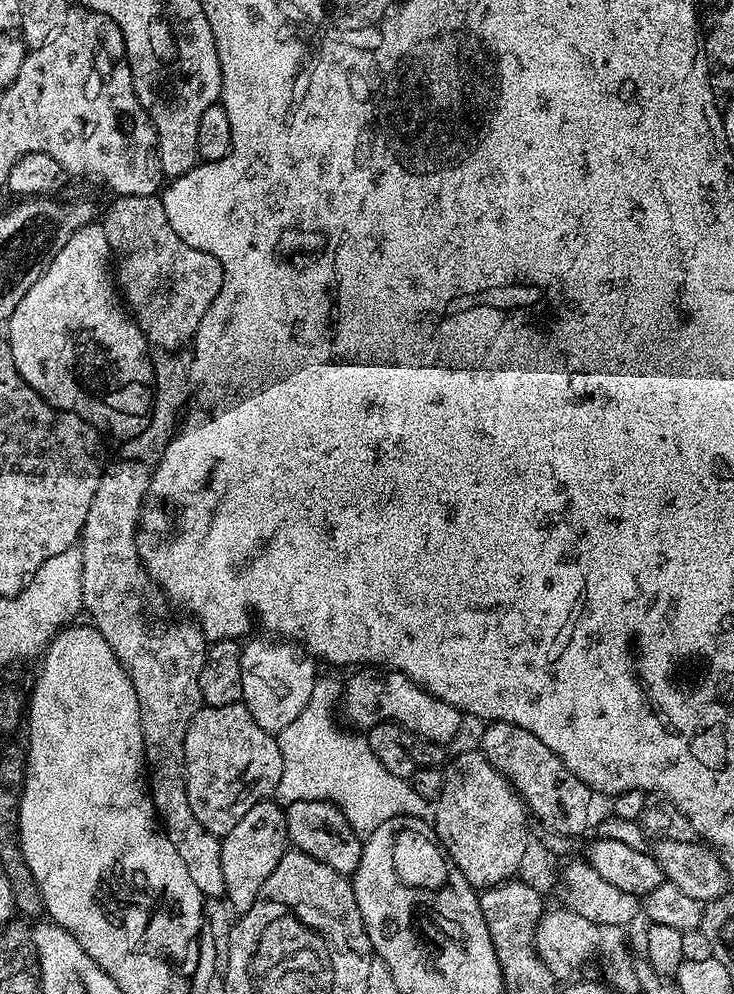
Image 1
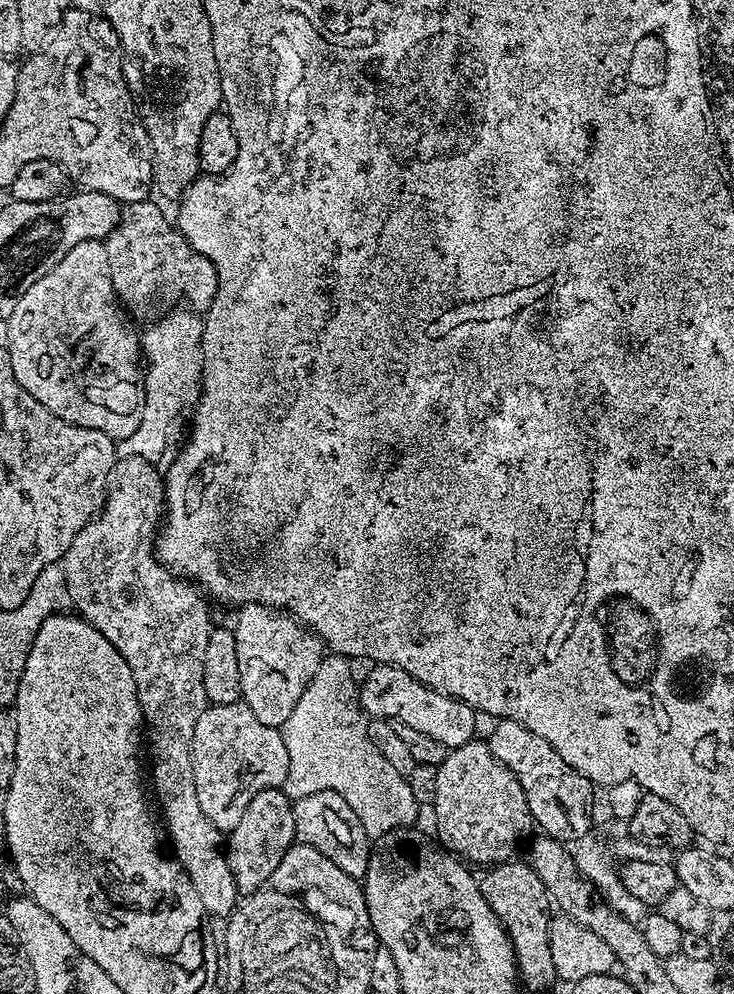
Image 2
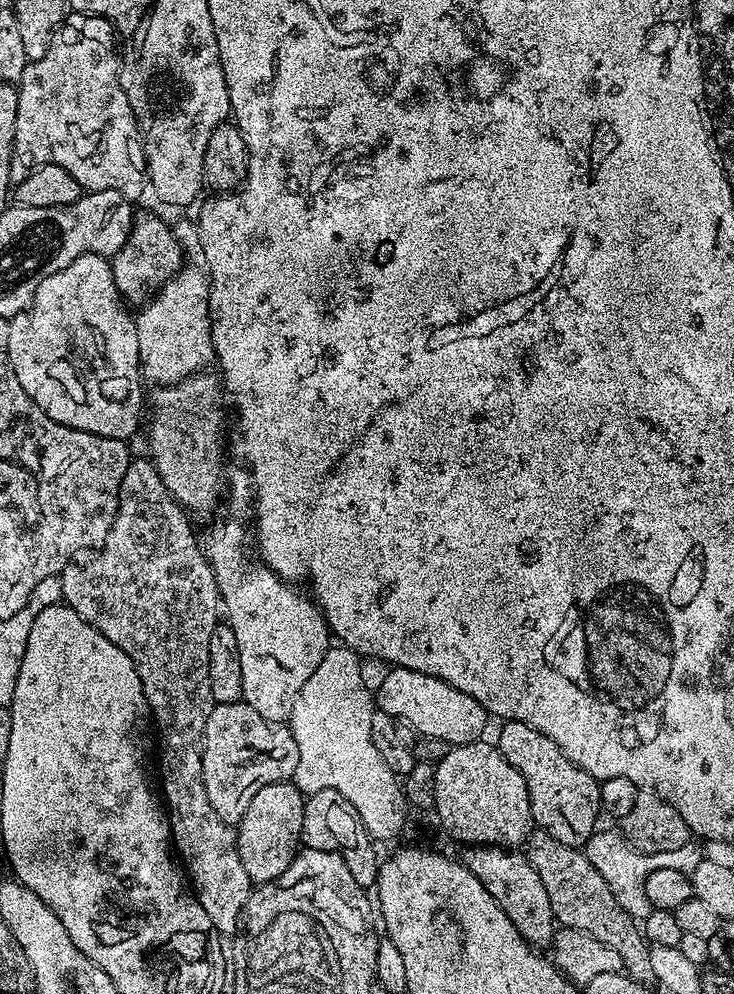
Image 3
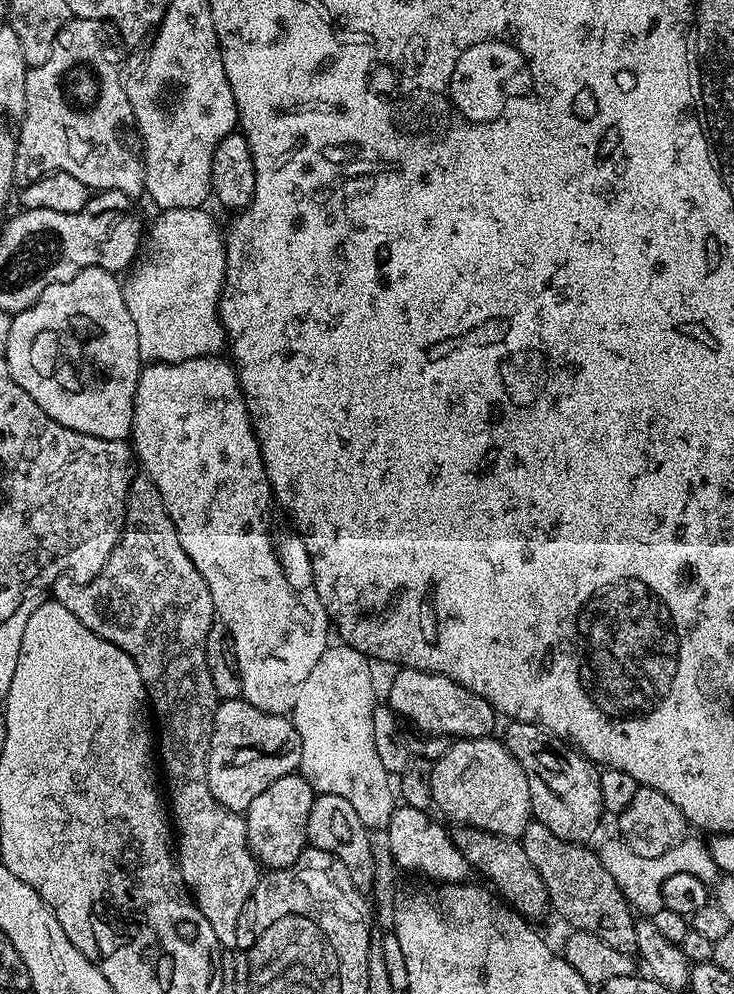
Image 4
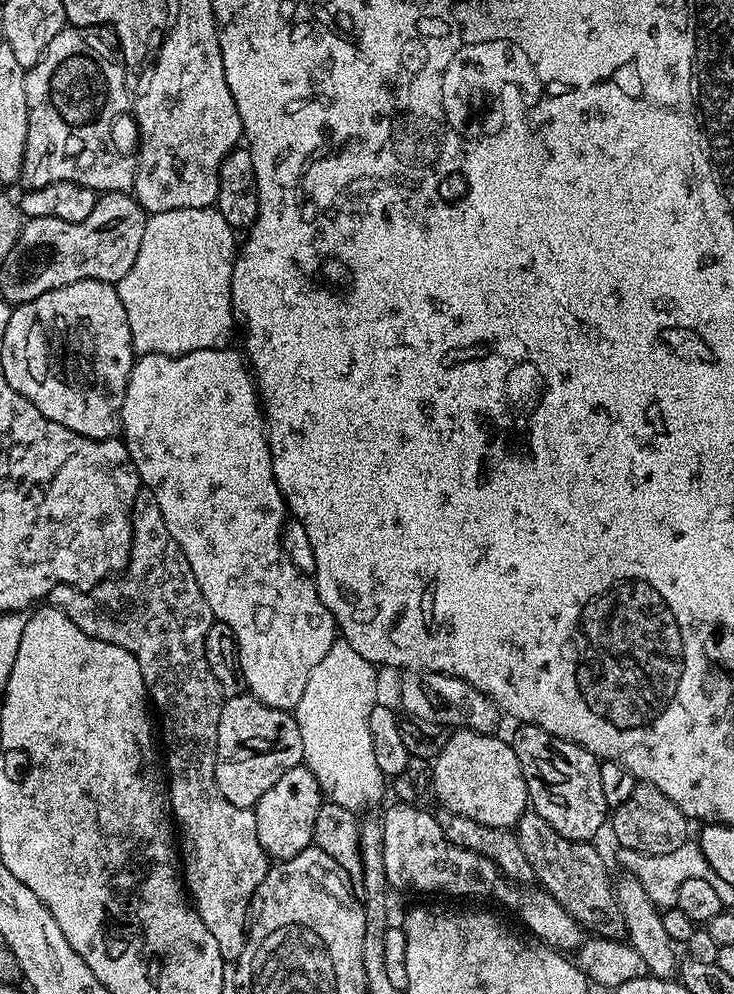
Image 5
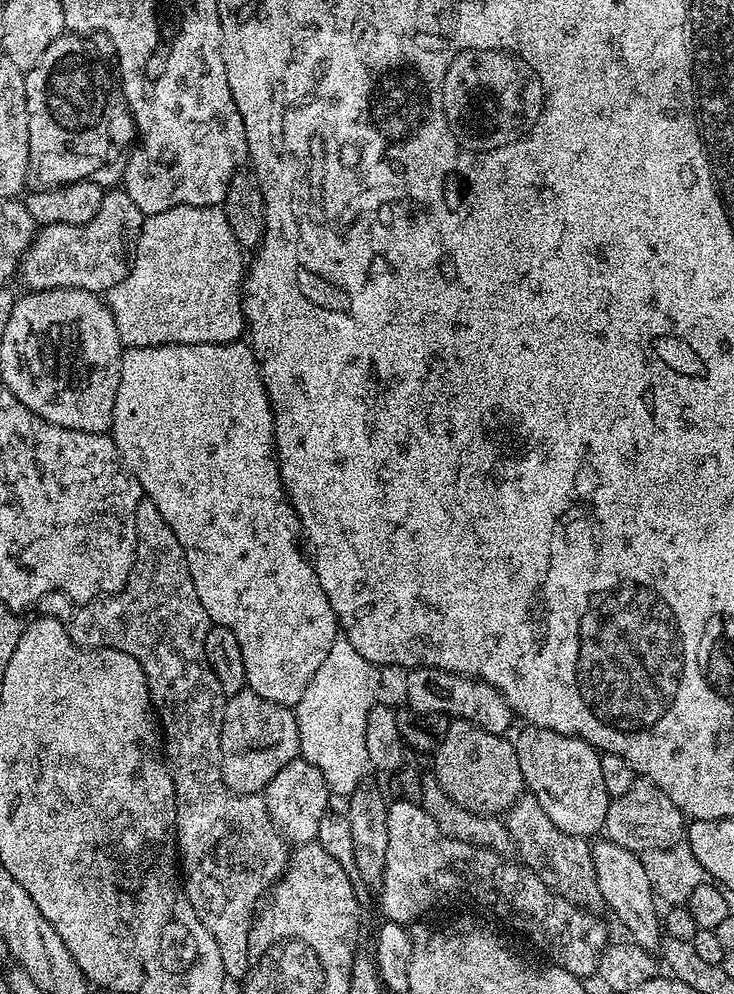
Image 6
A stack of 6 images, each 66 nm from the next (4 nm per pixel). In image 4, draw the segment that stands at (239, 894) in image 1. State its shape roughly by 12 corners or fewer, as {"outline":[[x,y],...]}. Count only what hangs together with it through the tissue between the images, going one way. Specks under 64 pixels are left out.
{"outline":[[299,774],[270,782],[243,813],[265,869],[308,844],[314,793]]}

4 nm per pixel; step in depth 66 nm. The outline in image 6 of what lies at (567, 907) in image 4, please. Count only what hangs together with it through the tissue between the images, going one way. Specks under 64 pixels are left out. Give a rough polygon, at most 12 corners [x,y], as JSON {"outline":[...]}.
{"outline":[[538,798],[506,813],[519,863],[581,909],[603,905],[592,844]]}

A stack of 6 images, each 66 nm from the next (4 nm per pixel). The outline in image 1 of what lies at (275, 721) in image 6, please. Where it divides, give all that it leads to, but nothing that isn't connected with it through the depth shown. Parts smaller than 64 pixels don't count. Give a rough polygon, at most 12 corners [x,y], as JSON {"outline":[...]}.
{"outline":[[243,702],[201,706],[184,770],[223,838],[275,793],[282,750]]}

